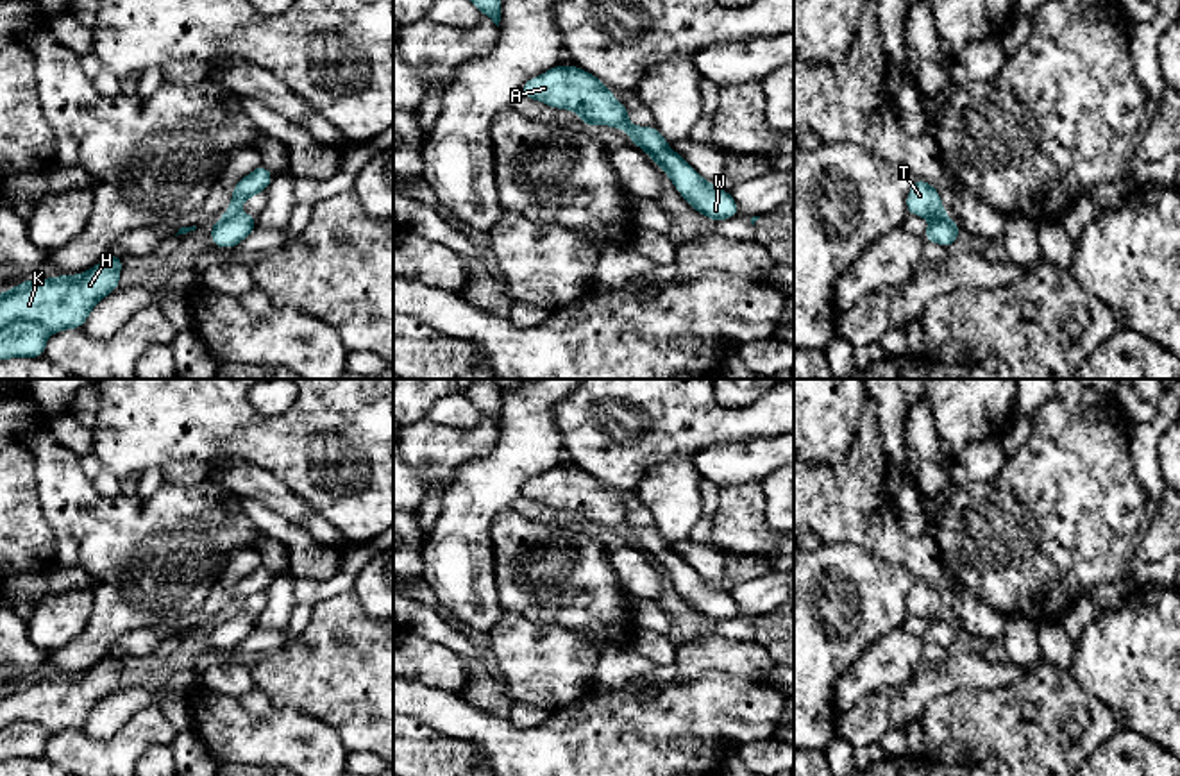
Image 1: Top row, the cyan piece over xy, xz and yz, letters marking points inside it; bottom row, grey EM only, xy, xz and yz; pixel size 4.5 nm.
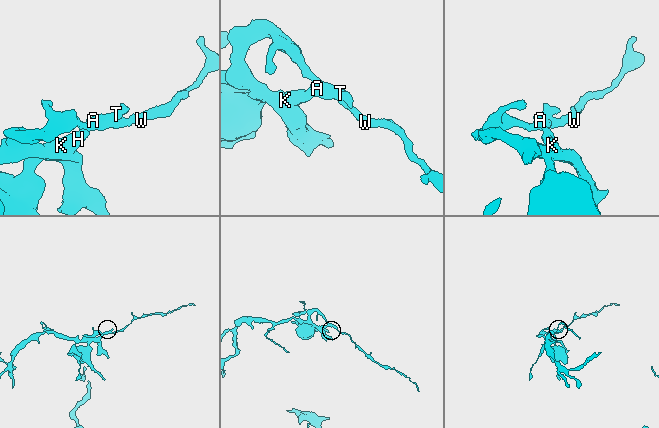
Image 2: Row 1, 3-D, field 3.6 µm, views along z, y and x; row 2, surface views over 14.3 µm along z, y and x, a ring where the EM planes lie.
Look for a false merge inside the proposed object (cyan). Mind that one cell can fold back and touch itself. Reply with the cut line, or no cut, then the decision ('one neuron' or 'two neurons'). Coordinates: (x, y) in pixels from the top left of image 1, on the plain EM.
xy (0, 726), (11, 721), (34, 721), (50, 732) | two neurons

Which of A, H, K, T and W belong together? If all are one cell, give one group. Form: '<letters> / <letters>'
A H K T / W

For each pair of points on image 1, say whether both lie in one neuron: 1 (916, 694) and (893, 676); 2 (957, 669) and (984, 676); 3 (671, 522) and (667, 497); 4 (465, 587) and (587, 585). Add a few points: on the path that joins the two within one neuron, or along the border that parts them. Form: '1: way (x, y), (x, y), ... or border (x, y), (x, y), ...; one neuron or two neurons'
1: border (921, 669), (893, 694); two neurons
2: way (964, 669), (977, 673); one neuron
3: way (671, 517), (671, 503); one neuron
4: border (492, 546), (496, 594), (505, 610); two neurons

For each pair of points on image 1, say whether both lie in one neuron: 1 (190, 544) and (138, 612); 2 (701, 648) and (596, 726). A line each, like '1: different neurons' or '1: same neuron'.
1: same neuron
2: different neurons

